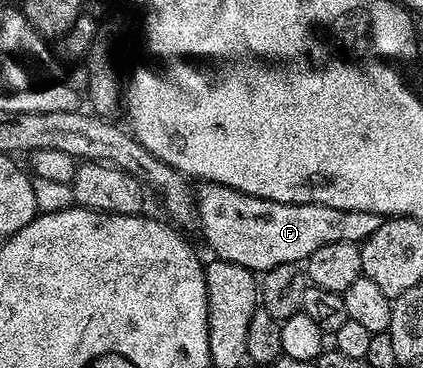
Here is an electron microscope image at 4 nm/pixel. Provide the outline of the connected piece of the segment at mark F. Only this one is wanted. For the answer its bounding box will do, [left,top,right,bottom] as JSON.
[194,181,384,275]

